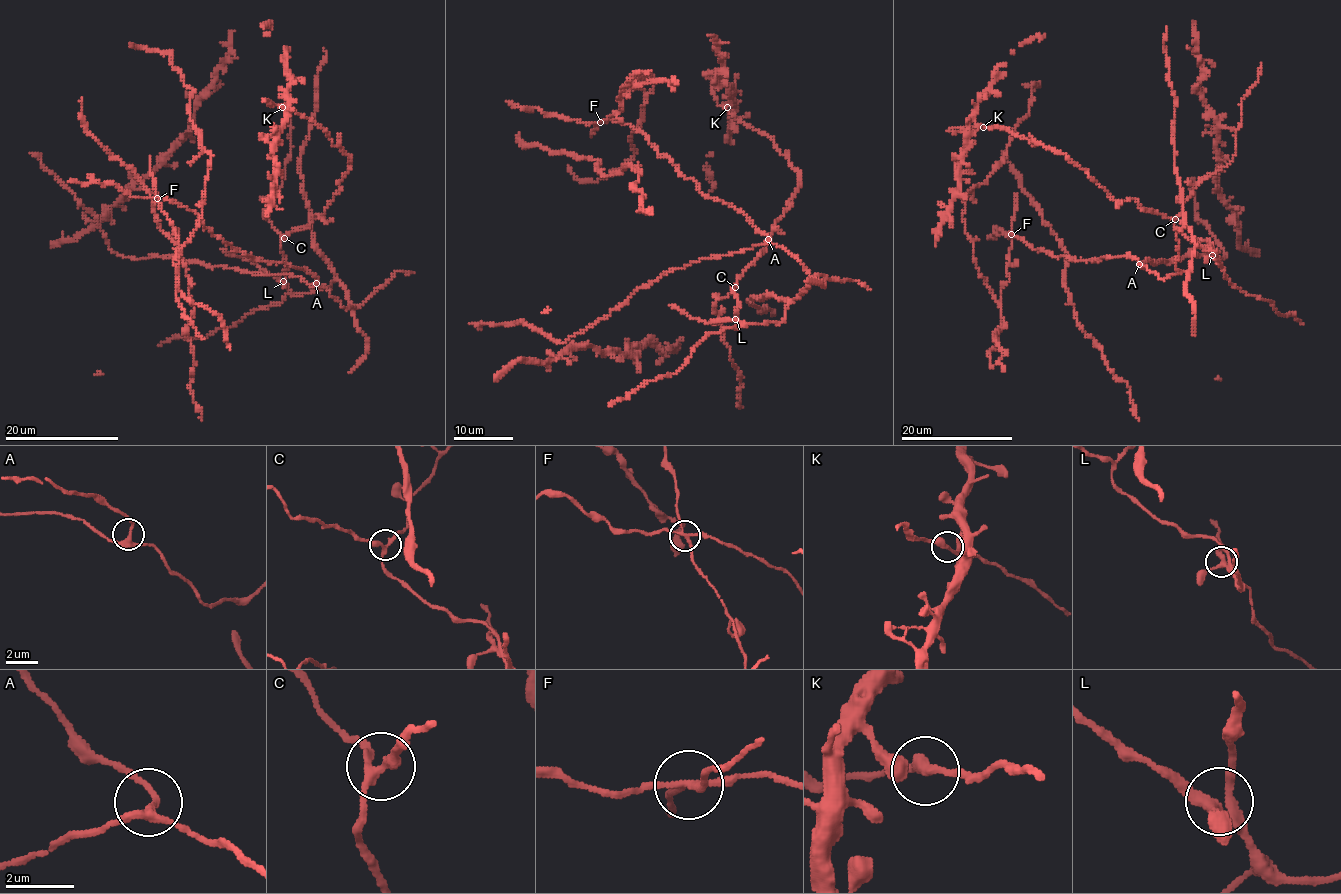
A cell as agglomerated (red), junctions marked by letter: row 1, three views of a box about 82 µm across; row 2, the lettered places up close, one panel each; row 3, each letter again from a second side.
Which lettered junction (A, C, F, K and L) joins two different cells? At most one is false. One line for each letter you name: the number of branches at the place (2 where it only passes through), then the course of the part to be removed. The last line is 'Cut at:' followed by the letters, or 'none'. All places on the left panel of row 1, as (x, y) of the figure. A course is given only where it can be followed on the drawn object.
F: 4 branches meet; foreign part runs (158, 198), (179, 242), (176, 267), (197, 226), (211, 156), (200, 146), (192, 90), (170, 54), (129, 42)
Cut at: F

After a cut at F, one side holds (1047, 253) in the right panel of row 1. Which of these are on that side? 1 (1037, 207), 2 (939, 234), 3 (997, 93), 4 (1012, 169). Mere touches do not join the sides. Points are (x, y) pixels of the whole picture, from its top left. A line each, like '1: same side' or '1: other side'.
1: same side
2: same side
3: same side
4: same side

